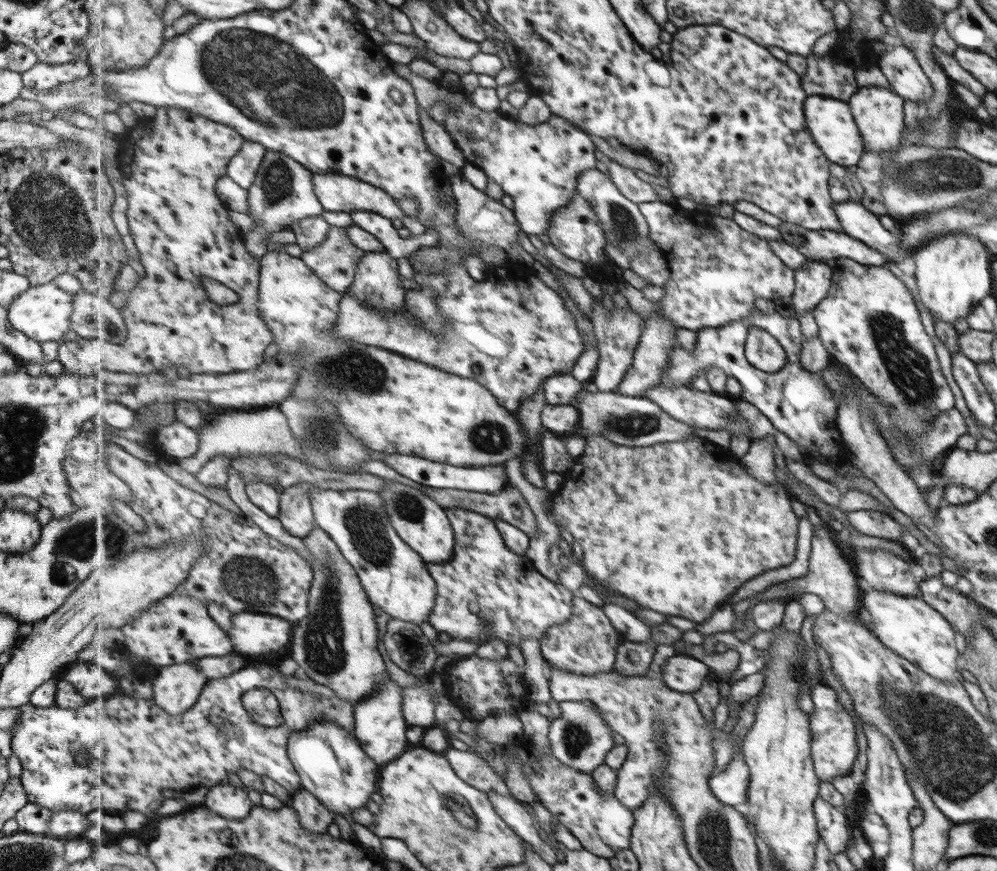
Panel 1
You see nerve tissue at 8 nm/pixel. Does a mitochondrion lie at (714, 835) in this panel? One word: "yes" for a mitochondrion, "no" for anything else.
yes

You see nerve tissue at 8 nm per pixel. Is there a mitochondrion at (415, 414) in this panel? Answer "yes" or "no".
no

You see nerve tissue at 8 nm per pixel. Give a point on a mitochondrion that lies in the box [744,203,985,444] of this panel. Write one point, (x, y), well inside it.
(909, 371)

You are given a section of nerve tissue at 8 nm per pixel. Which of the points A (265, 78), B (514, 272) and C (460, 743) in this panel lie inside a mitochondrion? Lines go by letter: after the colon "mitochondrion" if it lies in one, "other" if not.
A: mitochondrion
B: other
C: other

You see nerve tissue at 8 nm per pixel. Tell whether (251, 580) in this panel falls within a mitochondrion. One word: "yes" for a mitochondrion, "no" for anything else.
yes

